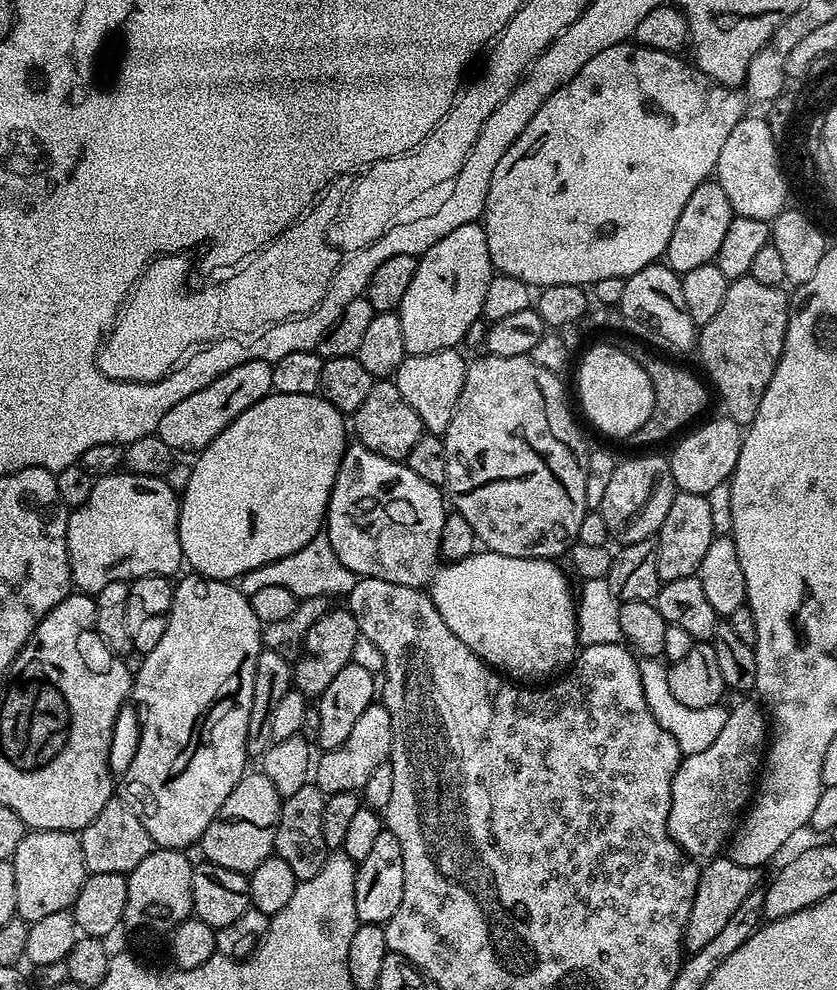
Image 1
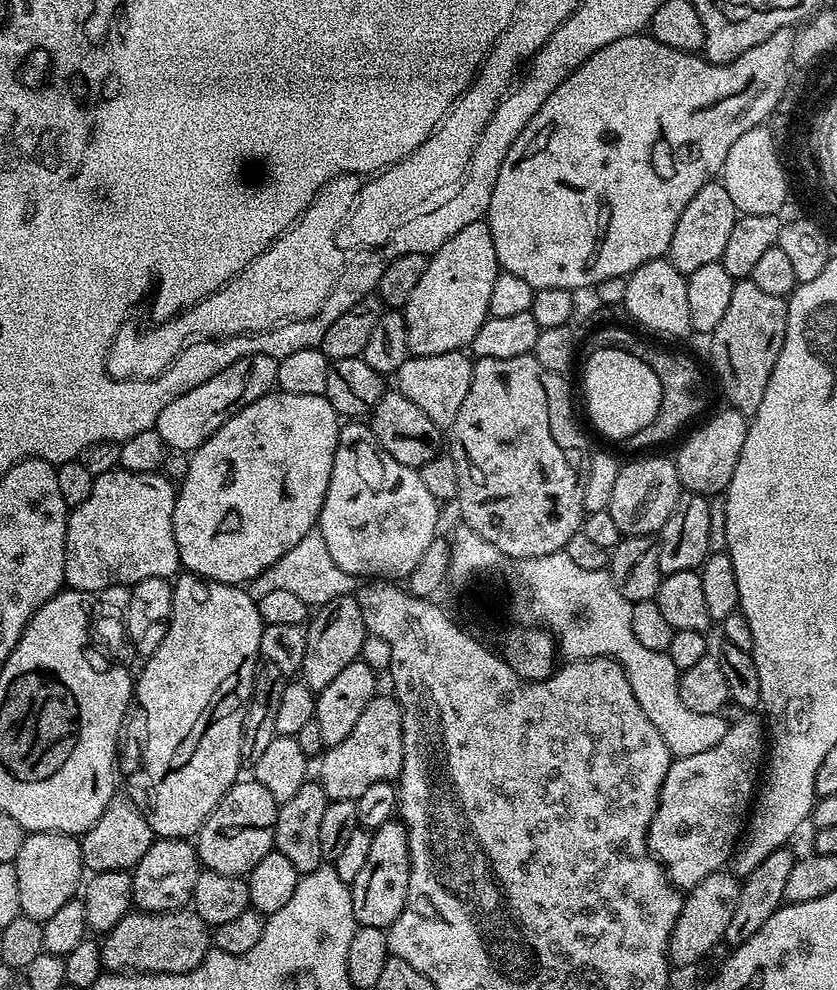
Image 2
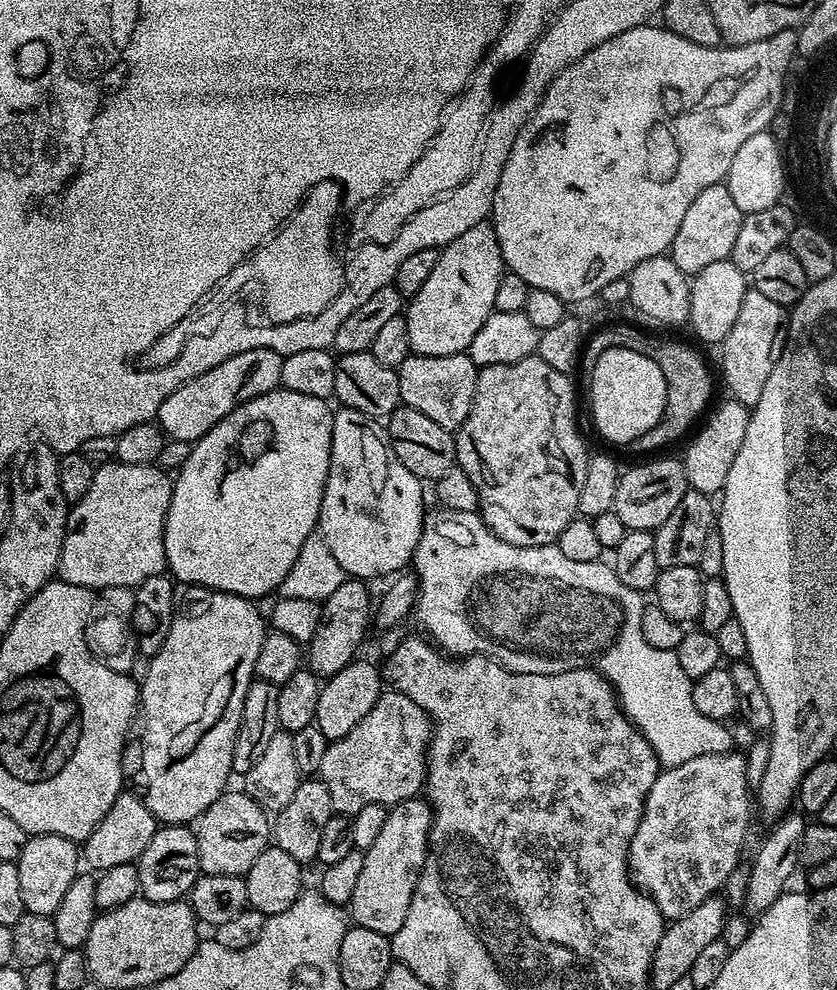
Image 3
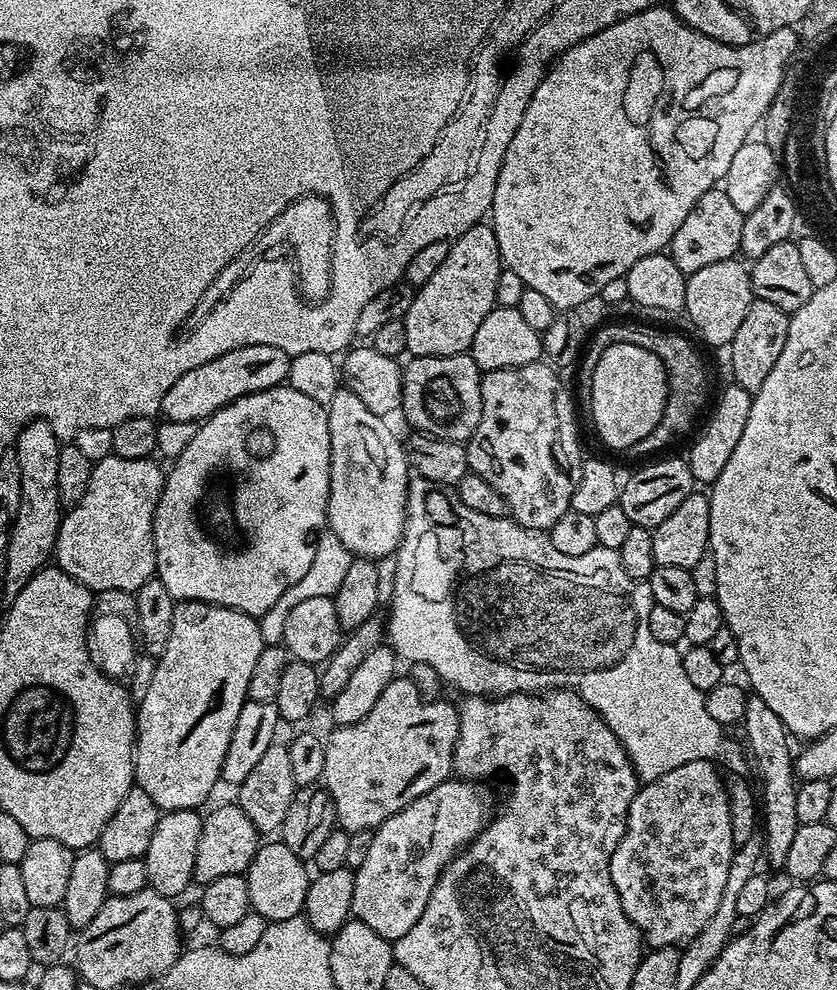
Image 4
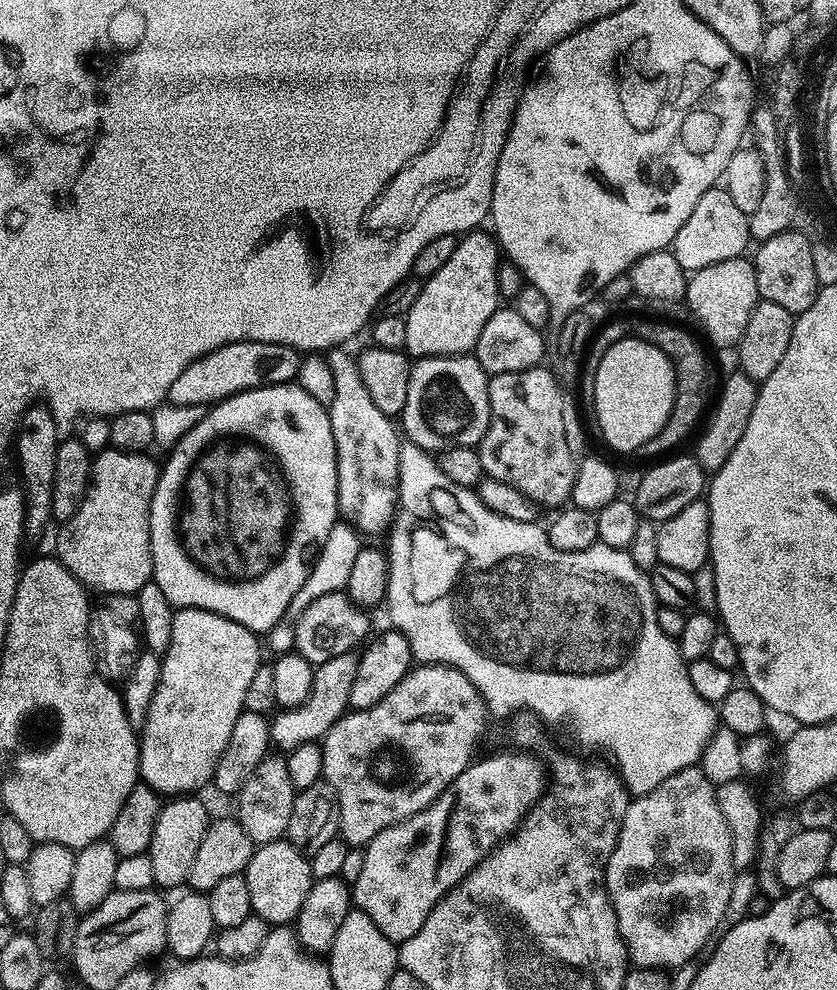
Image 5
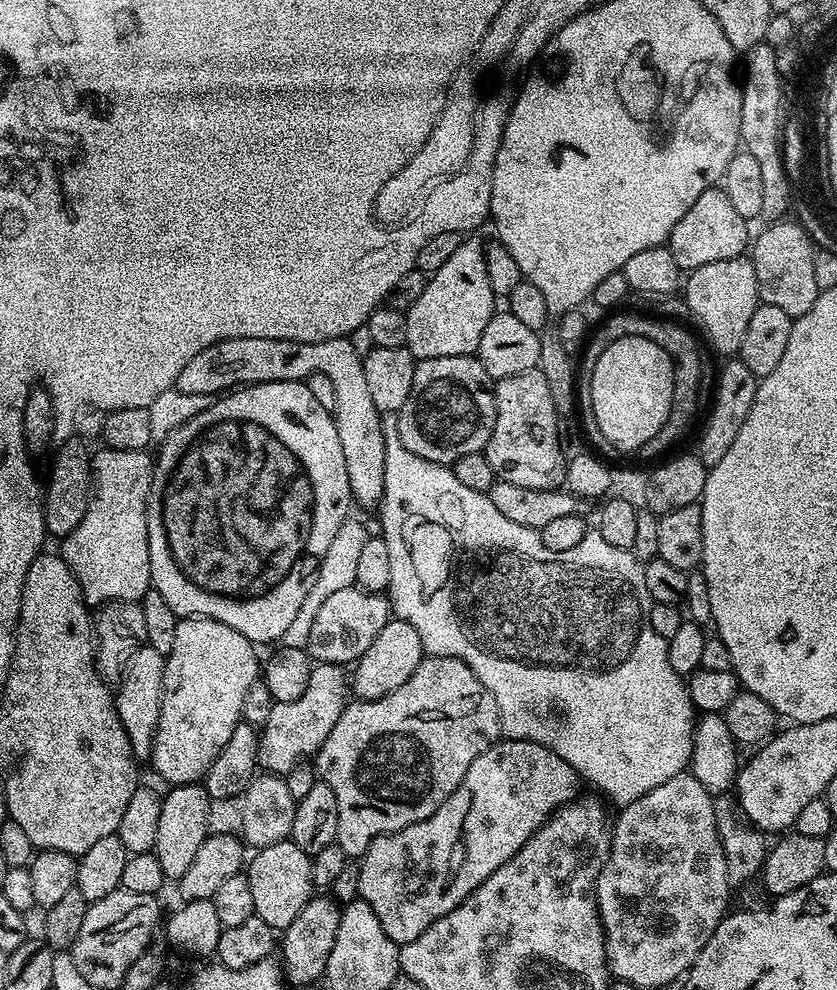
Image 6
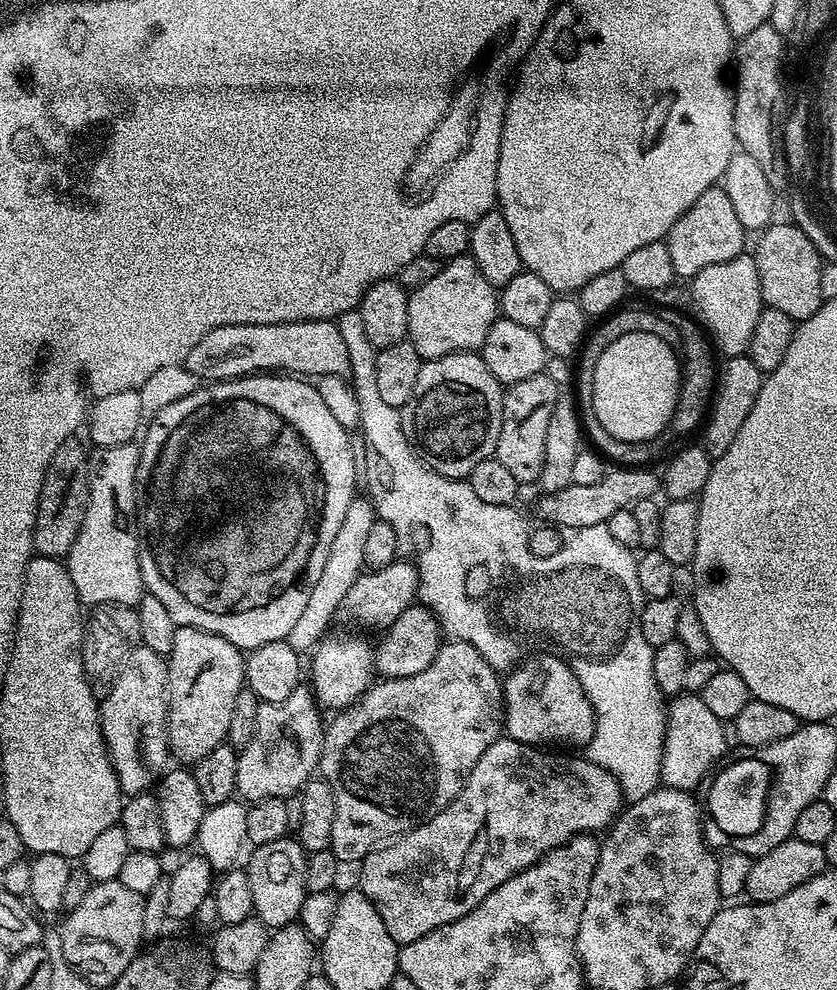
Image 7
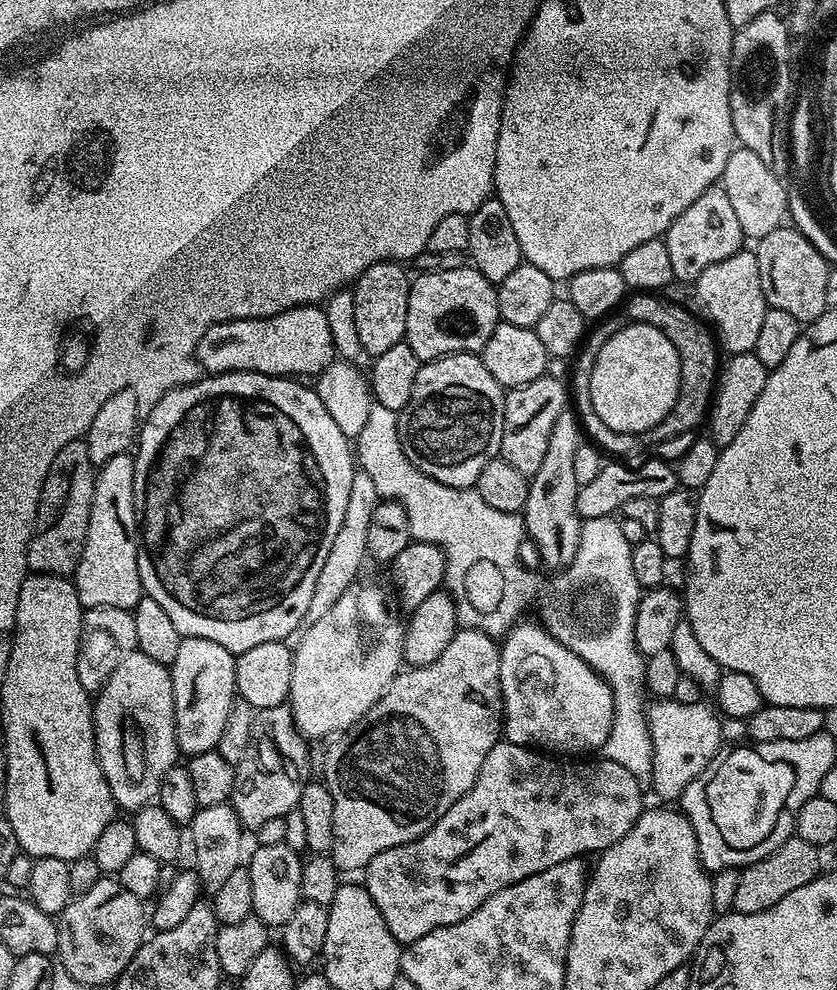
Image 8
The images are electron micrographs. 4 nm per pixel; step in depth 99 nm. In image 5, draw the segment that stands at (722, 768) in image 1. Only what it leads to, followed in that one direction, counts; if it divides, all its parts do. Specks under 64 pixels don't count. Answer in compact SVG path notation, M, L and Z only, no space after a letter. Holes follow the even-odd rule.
M693 766L686 770L678 770L666 782L654 786L645 796L635 797L624 811L624 819L620 821L620 837L616 848L610 854L608 864L604 868L604 889L608 892L608 901L616 915L616 926L620 931L620 941L624 943L627 959L637 968L653 968L655 970L675 970L684 964L692 964L700 951L705 951L704 943L721 931L725 923L726 906L730 906L730 890L734 879L734 869L731 860L731 832L727 828L716 798L717 785L712 784L702 772L701 767Z

